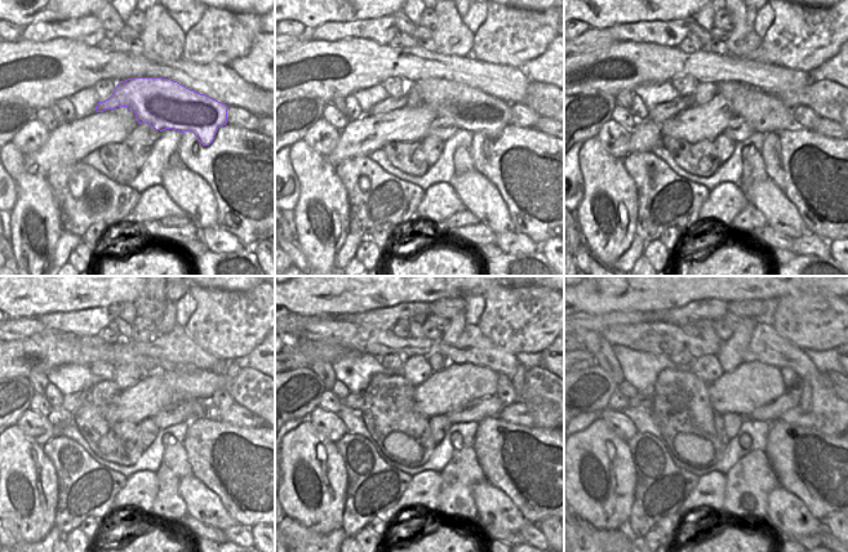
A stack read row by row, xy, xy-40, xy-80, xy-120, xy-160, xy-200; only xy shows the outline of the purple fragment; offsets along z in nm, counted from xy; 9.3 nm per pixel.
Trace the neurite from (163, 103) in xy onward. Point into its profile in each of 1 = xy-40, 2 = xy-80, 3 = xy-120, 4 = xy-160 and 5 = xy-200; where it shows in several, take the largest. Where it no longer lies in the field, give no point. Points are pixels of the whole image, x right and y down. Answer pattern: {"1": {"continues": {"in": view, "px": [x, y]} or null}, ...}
{"1": {"continues": {"in": "xy-40", "px": [465, 107]}}, "2": {"continues": {"in": "xy-80", "px": [766, 112]}}, "3": {"continues": {"in": "xy-120", "px": [71, 403]}}, "4": {"continues": {"in": "xy-160", "px": [354, 401]}}, "5": {"continues": {"in": "xy-200", "px": [639, 400]}}}

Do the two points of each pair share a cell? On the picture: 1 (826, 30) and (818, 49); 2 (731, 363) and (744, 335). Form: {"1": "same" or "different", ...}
{"1": "same", "2": "same"}

